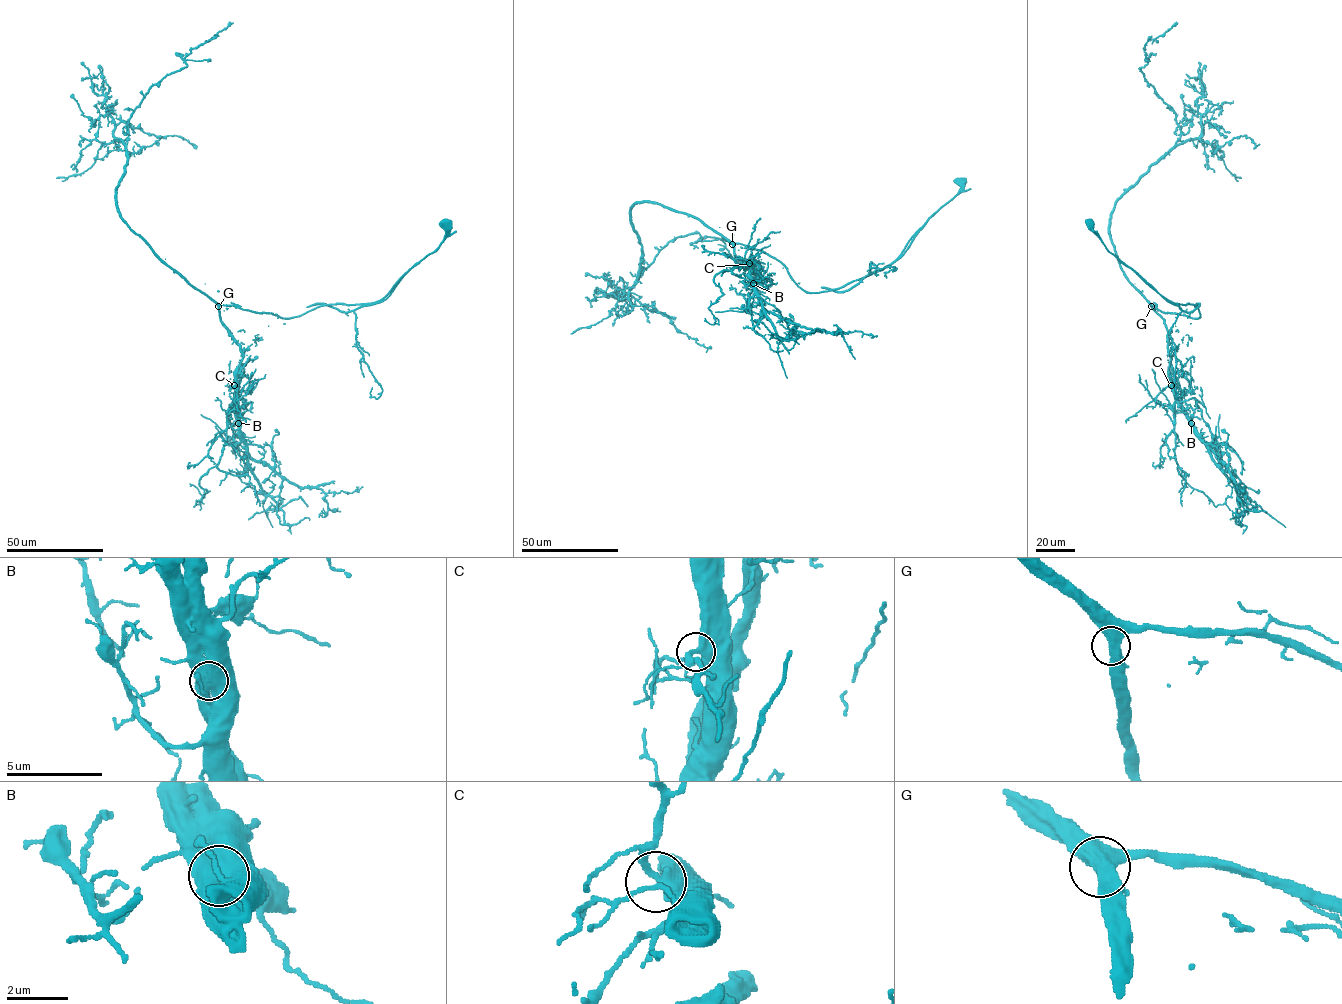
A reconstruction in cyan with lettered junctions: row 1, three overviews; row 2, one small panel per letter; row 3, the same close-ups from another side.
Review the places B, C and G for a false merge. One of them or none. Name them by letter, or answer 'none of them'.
B

